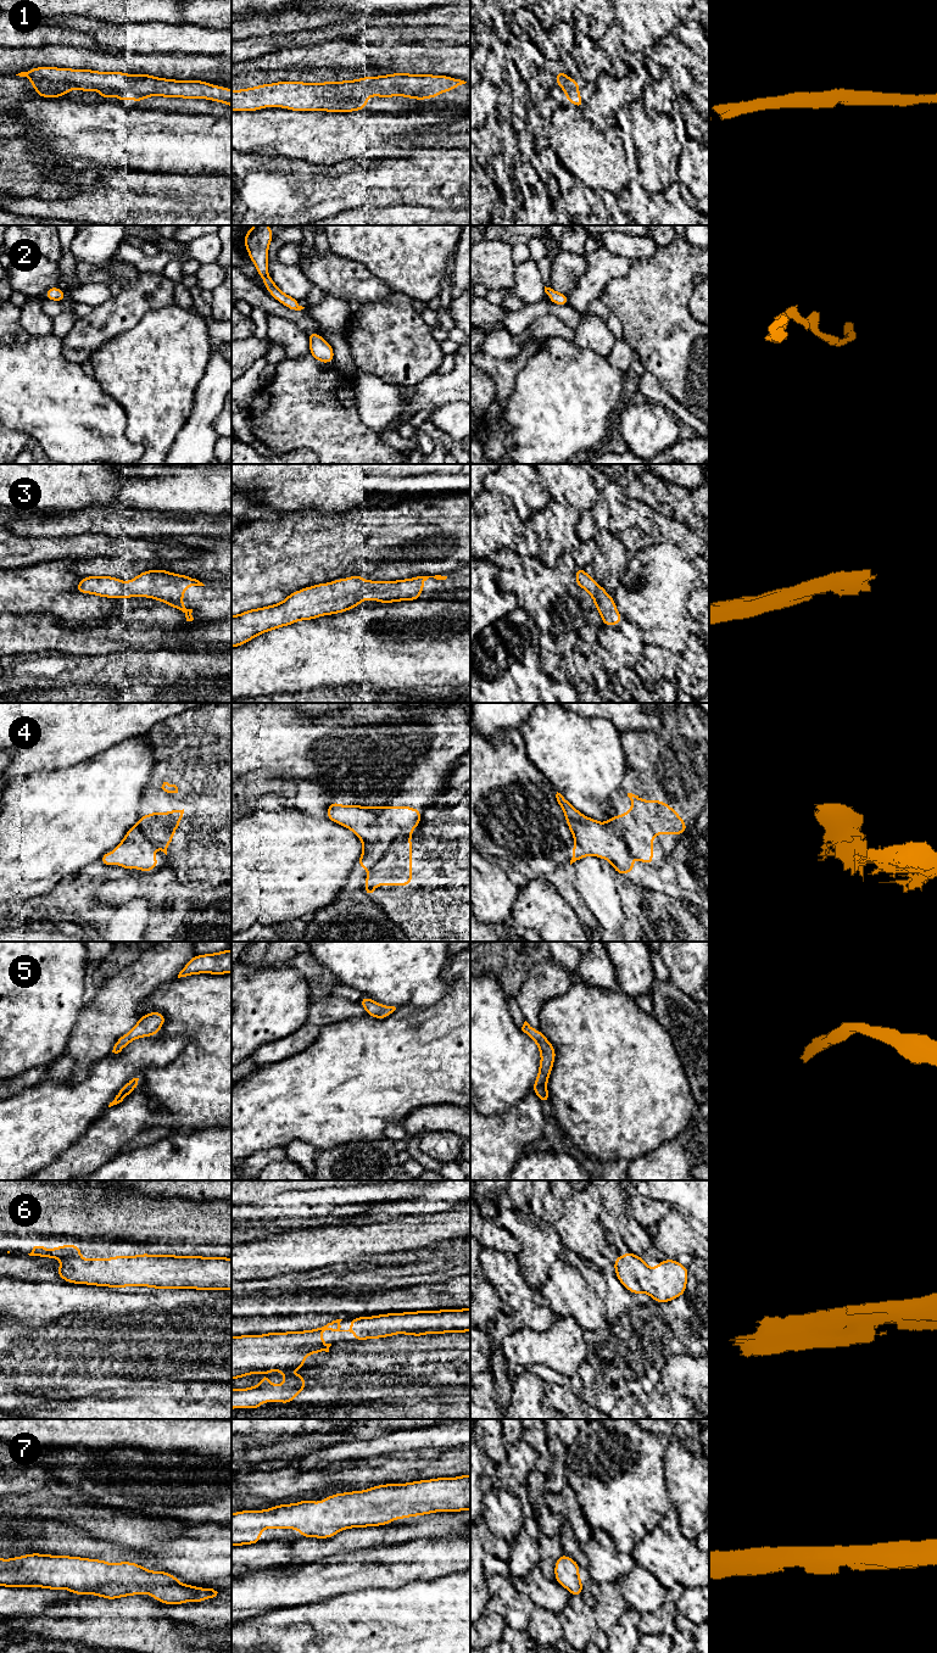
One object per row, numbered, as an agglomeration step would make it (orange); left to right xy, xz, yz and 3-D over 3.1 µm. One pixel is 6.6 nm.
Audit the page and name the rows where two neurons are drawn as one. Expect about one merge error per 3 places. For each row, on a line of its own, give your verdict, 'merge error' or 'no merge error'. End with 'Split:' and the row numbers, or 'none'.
1: no merge error
2: no merge error
3: no merge error
4: merge error
5: no merge error
6: no merge error
7: no merge error
Split: 4

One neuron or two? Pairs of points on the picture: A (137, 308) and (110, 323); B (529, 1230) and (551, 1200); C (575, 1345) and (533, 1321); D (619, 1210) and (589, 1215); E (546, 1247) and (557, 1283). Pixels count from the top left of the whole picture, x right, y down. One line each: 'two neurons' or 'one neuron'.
A: one neuron
B: two neurons
C: two neurons
D: two neurons
E: two neurons

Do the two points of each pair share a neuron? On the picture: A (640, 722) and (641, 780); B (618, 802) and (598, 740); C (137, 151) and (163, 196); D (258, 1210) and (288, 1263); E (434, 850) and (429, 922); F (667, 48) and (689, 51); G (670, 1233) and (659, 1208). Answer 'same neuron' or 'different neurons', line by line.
A: different neurons
B: different neurons
C: different neurons
D: different neurons
E: same neuron
F: same neuron
G: different neurons

